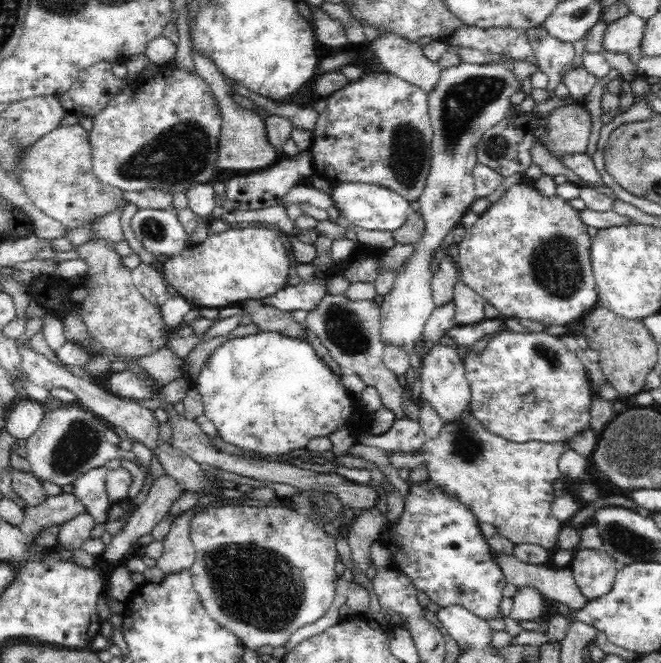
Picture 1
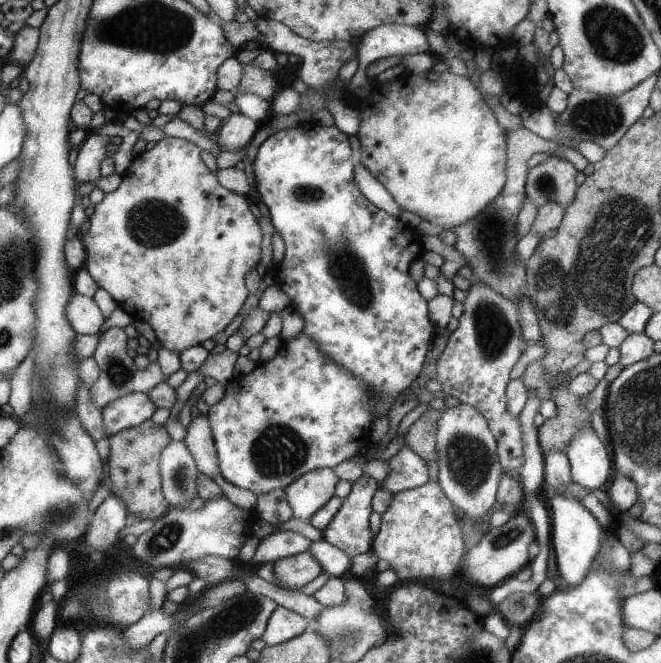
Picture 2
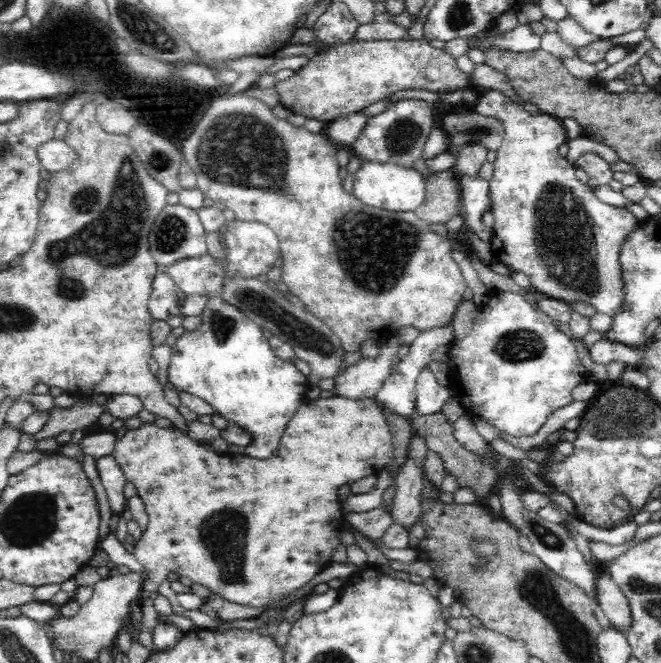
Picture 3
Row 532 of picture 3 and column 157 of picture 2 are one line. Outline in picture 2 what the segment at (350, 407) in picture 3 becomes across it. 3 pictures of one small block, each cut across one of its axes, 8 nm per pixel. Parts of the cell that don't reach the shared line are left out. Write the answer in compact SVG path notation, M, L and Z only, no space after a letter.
M163 137L150 150L135 154L130 165L123 171L119 186L113 192L107 193L101 202L94 206L94 211L89 217L89 228L83 236L80 236L86 254L83 267L95 280L98 288L107 291L111 298L119 303L122 310L133 318L147 322L160 344L168 351L177 352L177 354L185 351L186 348L201 345L207 338L213 338L217 332L223 331L231 322L231 318L239 312L239 306L247 298L243 278L246 278L253 266L257 264L259 246L261 246L261 230L249 210L247 200L243 198L243 195L223 188L215 173L212 173L202 161L200 153L201 149L194 142L179 137Z

